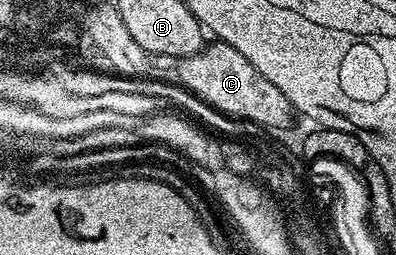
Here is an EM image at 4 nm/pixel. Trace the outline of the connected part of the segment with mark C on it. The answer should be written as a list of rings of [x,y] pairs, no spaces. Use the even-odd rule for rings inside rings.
[[[208,42],[200,51],[183,57],[177,64],[180,64],[176,68],[180,75],[179,83],[227,117],[247,121],[252,126],[261,124],[264,128],[284,128],[294,117],[290,98],[286,98],[286,94],[282,94],[274,82],[258,74],[258,70],[250,66],[250,61],[234,50],[234,46]]]

